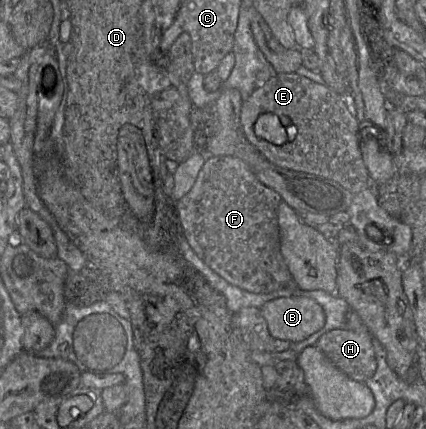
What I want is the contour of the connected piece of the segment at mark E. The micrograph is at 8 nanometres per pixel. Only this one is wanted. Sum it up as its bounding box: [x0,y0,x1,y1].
[241,73,373,194]

